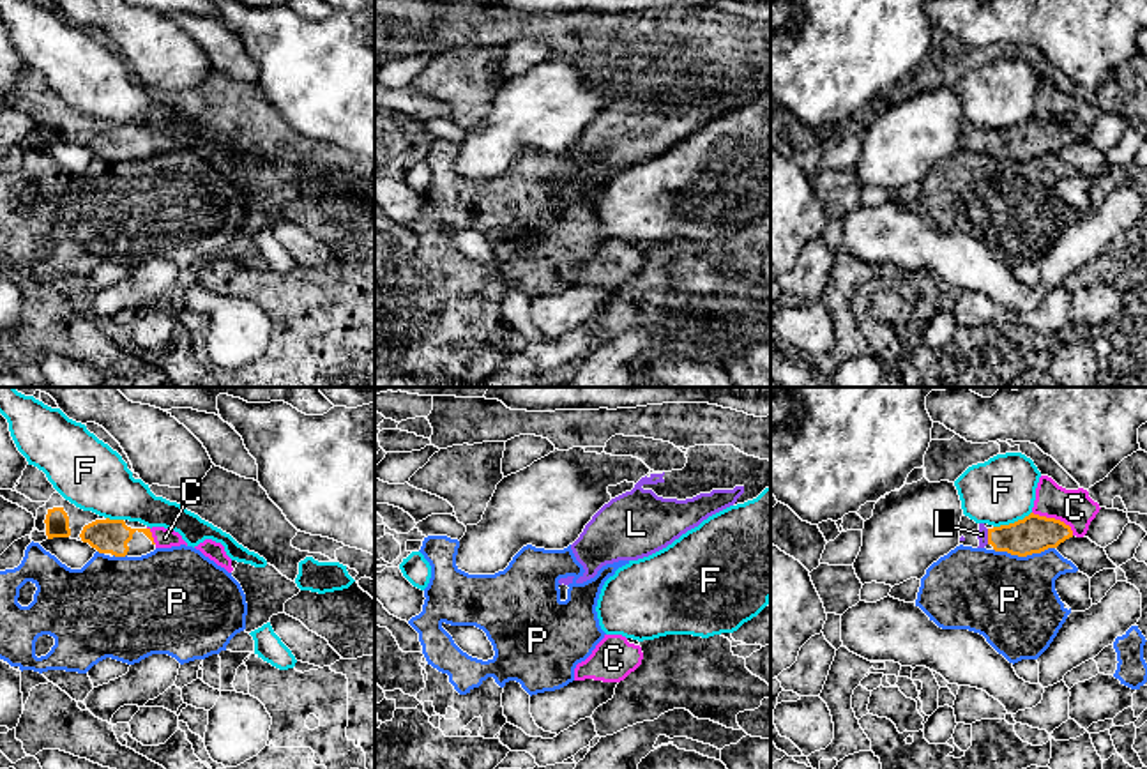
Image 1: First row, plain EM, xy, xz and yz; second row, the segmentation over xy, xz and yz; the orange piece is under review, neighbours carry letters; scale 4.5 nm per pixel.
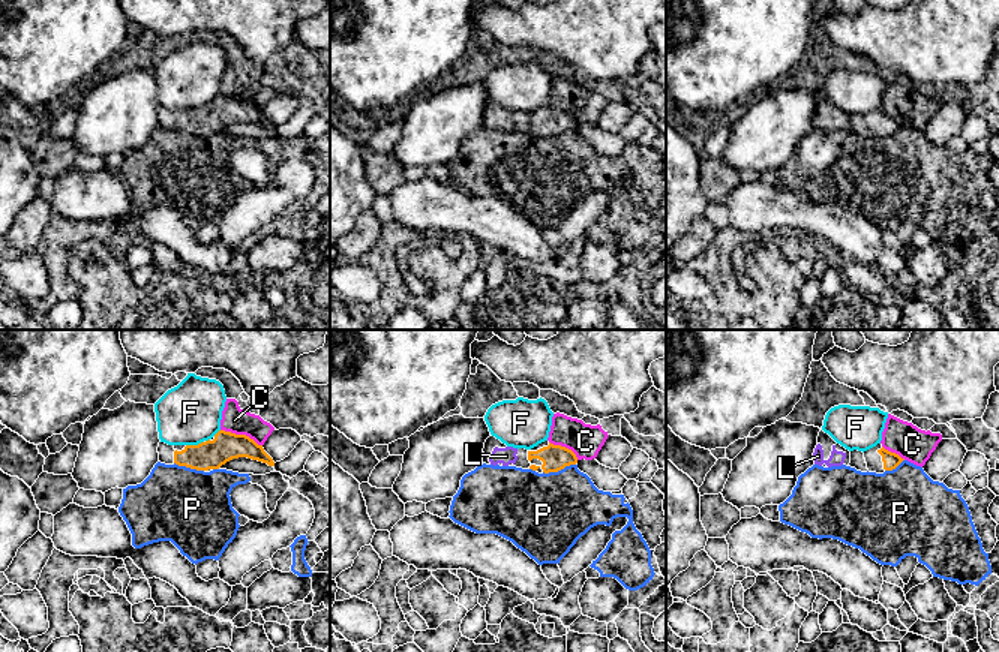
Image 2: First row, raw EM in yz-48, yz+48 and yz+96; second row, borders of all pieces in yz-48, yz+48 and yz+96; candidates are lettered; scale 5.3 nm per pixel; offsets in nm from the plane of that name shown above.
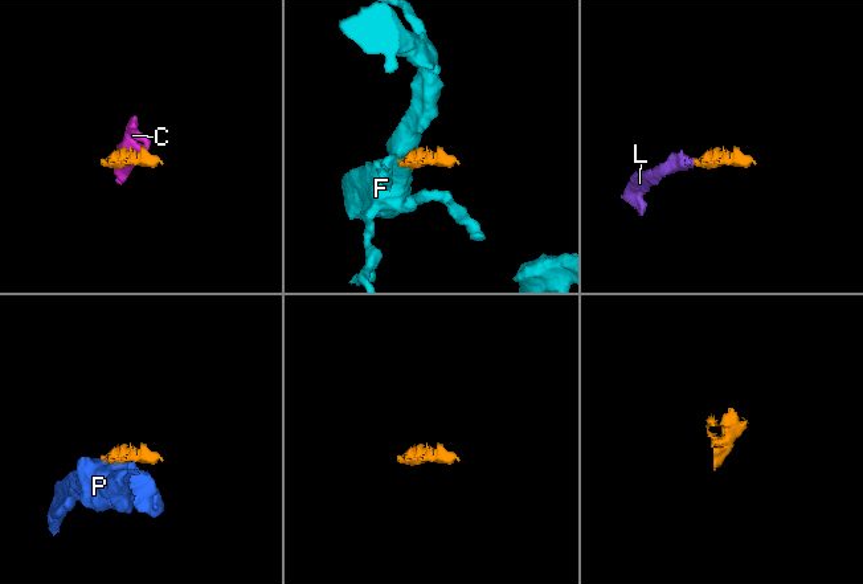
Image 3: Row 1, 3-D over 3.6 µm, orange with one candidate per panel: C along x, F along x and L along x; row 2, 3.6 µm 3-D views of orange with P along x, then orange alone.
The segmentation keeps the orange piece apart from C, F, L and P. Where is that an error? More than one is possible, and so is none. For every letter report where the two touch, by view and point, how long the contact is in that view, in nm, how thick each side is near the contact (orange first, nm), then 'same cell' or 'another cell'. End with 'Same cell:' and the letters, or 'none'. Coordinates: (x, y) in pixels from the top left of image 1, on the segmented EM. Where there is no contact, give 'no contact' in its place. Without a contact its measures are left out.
C: meets orange in yz at (1054, 518); contact 220 nm long; 170 nm thick on the orange side, 170 nm on the other; another cell
F: meets orange in yz at (1011, 524); contact 190 nm long; 170 nm thick on the orange side, 300 nm on the other; another cell
L: meets orange in yz at (988, 536); contact 70 nm long; 170 nm thick on the orange side, 50 nm on the other; same cell
P: meets orange in yz at (1024, 555); contact 280 nm long; 170 nm thick on the orange side, 400 nm on the other; another cell
Same cell: L

